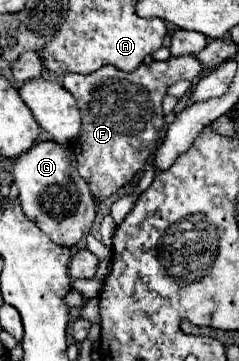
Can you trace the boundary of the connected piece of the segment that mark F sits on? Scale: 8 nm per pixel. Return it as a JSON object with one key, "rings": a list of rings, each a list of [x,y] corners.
{"rings":[[[170,56],[150,66],[140,64],[134,72],[118,72],[114,66],[106,66],[90,76],[66,74],[62,78],[62,86],[76,98],[82,112],[82,132],[76,138],[76,148],[80,148],[80,152],[76,152],[78,174],[86,180],[96,200],[116,194],[144,170],[164,126],[162,98],[168,86],[178,80],[194,80],[202,76],[202,72],[204,66],[196,56]]]}

